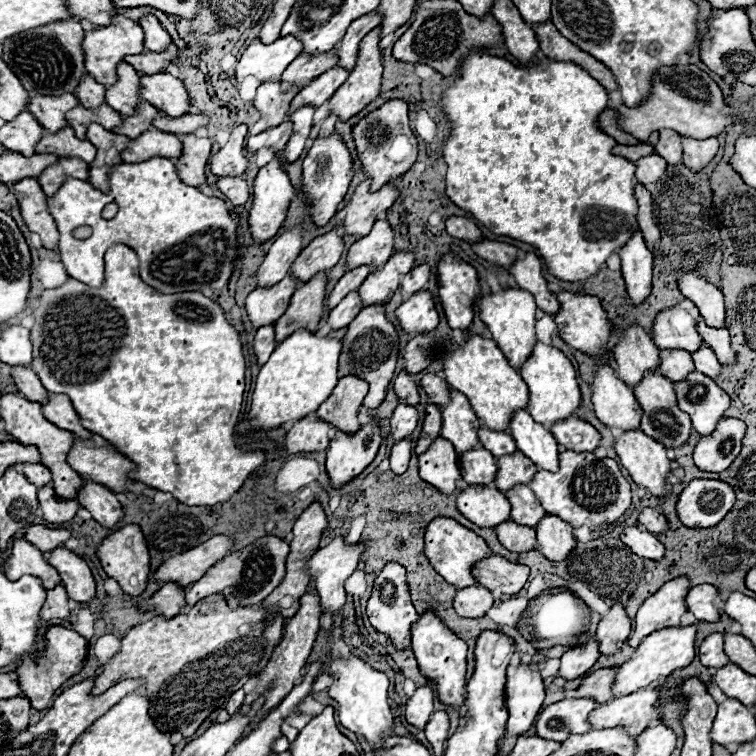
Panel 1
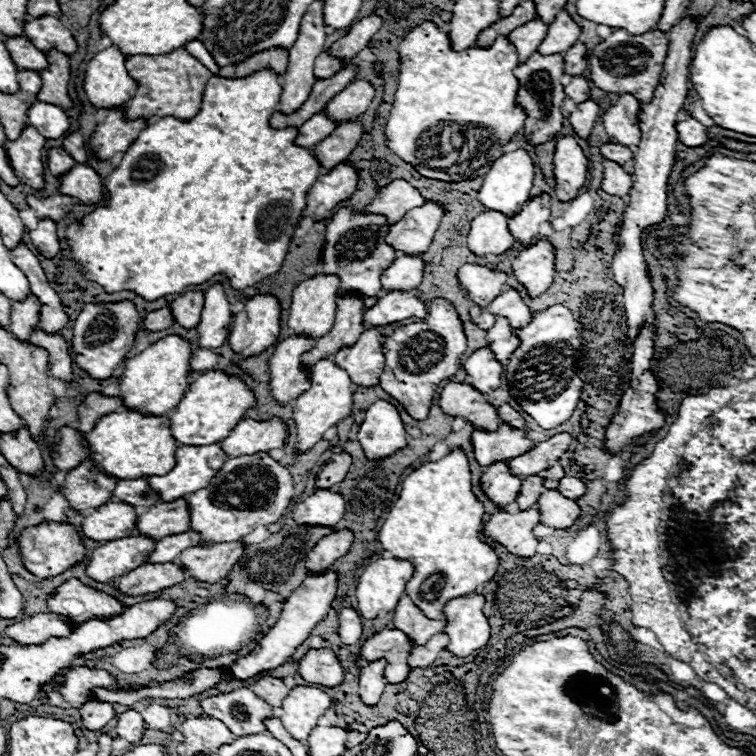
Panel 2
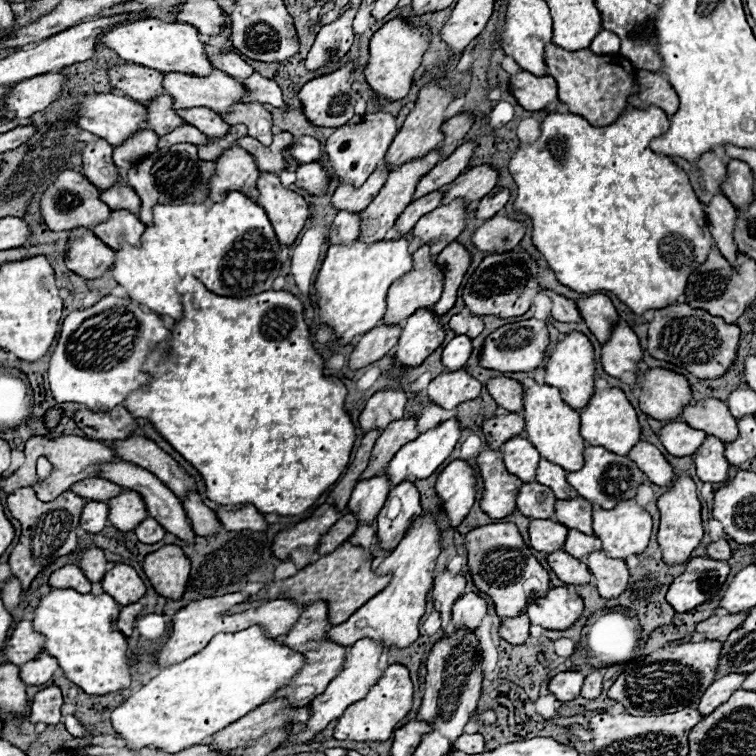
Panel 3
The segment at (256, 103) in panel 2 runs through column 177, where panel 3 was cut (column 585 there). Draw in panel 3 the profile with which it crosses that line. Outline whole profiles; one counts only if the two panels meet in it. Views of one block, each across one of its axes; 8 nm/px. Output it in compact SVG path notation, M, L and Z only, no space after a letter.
M656 106L646 108L646 110L630 108L630 110L622 112L618 122L614 122L610 126L596 128L596 126L590 126L588 120L582 118L582 116L556 114L554 112L554 114L546 116L546 120L540 124L540 128L542 128L542 136L534 144L522 144L514 152L514 156L510 158L510 174L518 184L514 210L518 214L522 214L524 218L532 220L532 242L538 248L538 252L544 254L546 262L554 270L560 284L564 284L564 286L568 286L568 288L572 288L576 292L584 292L584 294L592 294L592 292L600 292L600 290L612 292L634 314L644 314L646 310L652 310L652 308L658 310L658 308L666 308L666 306L674 304L676 298L684 294L686 284L688 284L688 276L706 262L708 252L714 246L714 240L712 240L712 236L708 232L708 226L706 226L704 204L690 190L690 184L688 184L688 178L684 176L684 172L672 160L668 160L666 156L658 156L658 154L654 154L650 150L650 140L668 132L668 128L670 128L668 116Z

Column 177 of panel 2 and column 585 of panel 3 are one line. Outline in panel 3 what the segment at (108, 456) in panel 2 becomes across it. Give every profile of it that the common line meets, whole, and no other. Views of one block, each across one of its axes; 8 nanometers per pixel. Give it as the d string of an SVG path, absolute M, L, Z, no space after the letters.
M534 384L526 388L522 414L526 420L526 438L538 448L542 458L558 464L566 472L576 472L584 468L586 442L580 436L580 414L560 398L560 392L556 388L548 384Z

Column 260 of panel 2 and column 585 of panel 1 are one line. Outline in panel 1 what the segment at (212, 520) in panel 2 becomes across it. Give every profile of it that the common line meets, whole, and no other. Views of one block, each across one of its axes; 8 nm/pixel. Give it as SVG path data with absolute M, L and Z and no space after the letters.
M564 450L558 456L558 460L560 460L558 472L538 470L528 484L532 492L540 498L548 514L560 516L564 522L570 522L572 526L598 528L616 522L628 510L632 502L630 484L622 476L616 460L596 458L590 452L574 452L574 450Z

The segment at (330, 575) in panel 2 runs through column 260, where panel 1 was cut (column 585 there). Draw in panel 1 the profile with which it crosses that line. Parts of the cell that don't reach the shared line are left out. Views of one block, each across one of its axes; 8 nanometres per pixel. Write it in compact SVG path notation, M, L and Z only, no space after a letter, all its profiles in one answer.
M596 638L582 640L578 648L572 648L562 654L562 664L560 664L560 678L564 680L574 680L582 674L586 674L596 660L600 658L600 650L596 644Z

